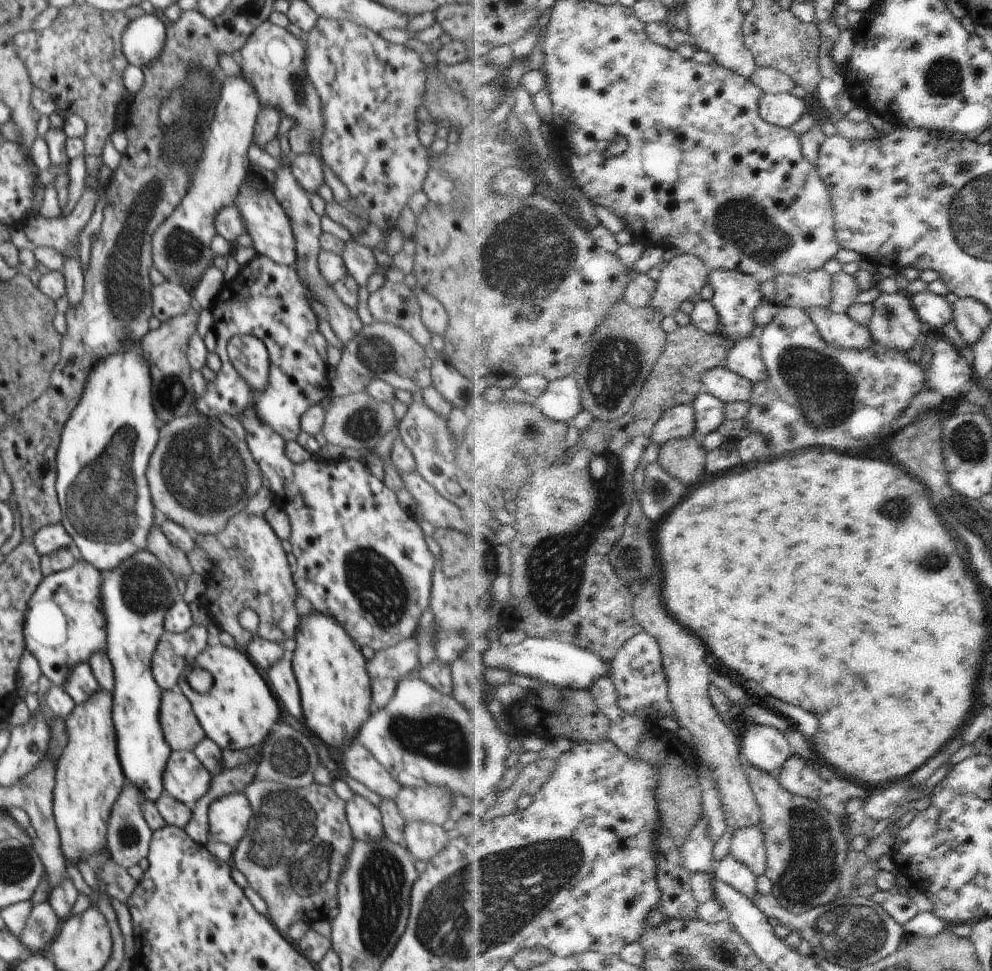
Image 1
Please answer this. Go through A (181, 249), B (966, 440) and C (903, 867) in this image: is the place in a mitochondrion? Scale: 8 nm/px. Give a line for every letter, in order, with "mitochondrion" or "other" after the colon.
A: mitochondrion
B: mitochondrion
C: other

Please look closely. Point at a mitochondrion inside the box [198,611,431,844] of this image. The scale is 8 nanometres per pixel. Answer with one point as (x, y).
(290, 761)

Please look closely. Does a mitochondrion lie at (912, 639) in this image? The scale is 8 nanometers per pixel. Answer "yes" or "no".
no

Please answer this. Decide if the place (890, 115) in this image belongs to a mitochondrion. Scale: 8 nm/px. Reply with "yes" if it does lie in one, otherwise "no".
no

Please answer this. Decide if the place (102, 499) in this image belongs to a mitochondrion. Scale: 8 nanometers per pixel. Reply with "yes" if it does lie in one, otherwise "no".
yes

